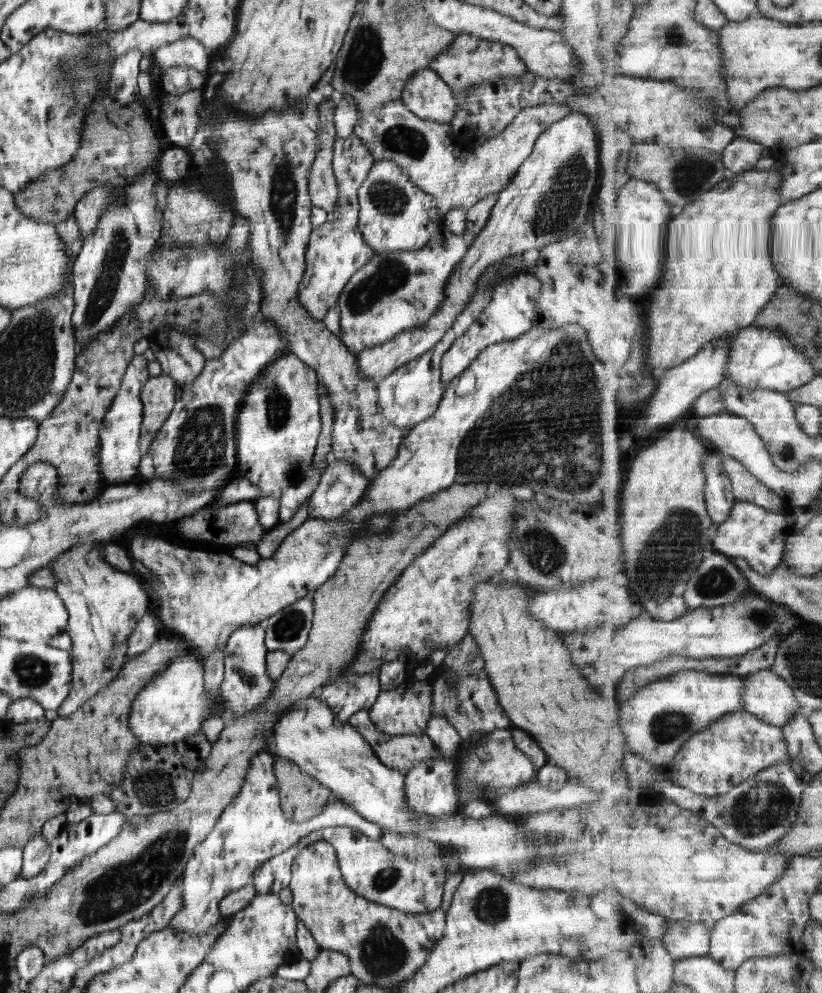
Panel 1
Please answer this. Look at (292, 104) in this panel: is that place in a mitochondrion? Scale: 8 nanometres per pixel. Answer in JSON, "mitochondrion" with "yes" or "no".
{"mitochondrion":"no"}

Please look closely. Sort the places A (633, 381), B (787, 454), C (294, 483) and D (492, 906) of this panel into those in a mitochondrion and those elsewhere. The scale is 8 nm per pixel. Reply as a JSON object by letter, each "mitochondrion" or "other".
{"A":"mitochondrion","B":"other","C":"other","D":"mitochondrion"}

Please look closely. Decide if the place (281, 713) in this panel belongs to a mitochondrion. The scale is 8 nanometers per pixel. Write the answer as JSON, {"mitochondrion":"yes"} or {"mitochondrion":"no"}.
{"mitochondrion":"no"}

